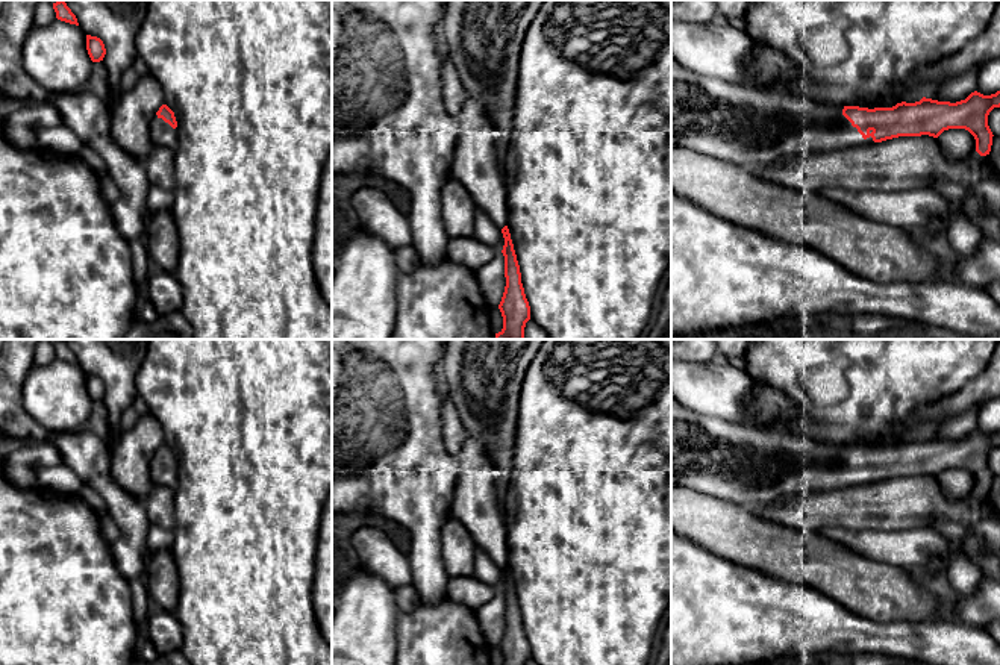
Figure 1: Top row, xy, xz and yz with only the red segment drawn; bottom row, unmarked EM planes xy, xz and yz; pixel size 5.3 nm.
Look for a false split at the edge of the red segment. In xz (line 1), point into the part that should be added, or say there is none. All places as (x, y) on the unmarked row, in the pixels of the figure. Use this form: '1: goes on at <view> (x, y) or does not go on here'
1: does not go on here

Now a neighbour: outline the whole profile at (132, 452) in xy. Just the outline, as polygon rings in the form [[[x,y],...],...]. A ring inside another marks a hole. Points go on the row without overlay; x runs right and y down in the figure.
[[[145,414],[129,432],[121,432],[112,445],[111,474],[124,491],[144,501],[155,486],[152,482],[150,461],[164,444],[161,423]]]

